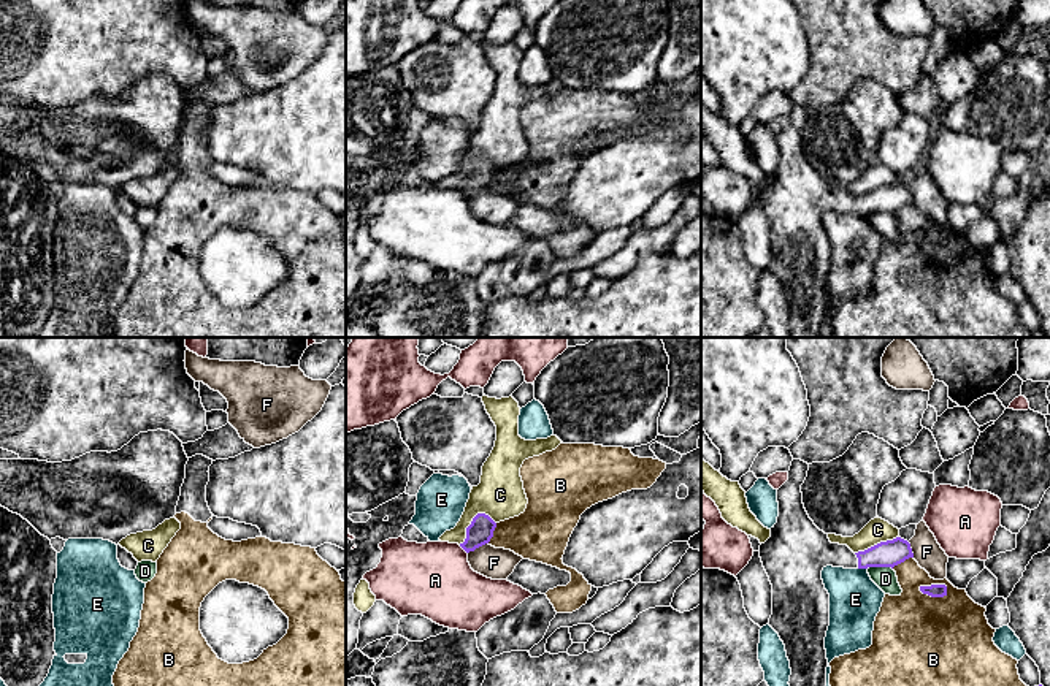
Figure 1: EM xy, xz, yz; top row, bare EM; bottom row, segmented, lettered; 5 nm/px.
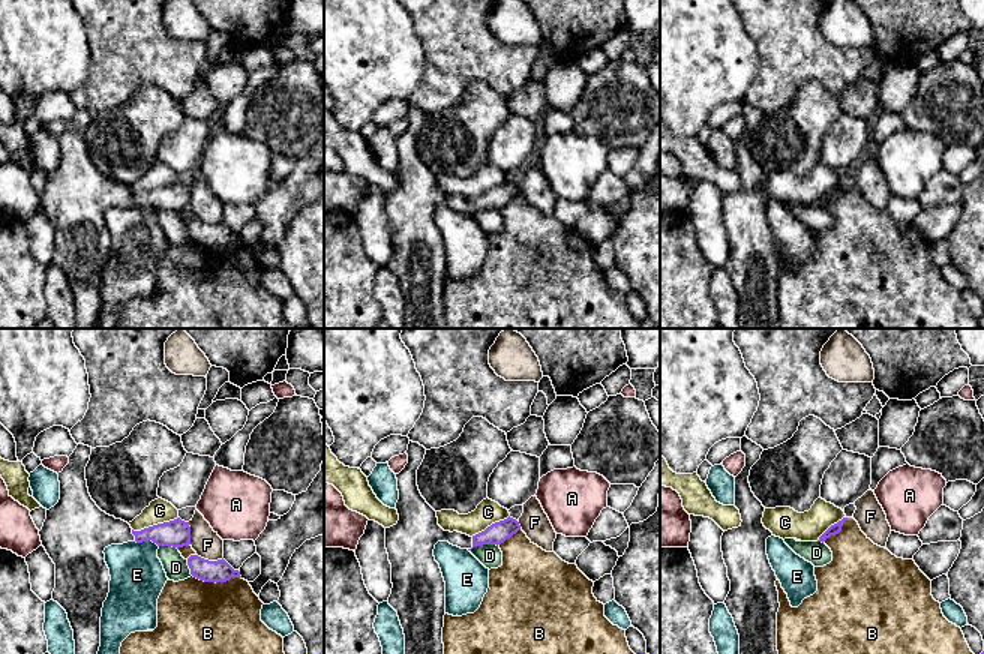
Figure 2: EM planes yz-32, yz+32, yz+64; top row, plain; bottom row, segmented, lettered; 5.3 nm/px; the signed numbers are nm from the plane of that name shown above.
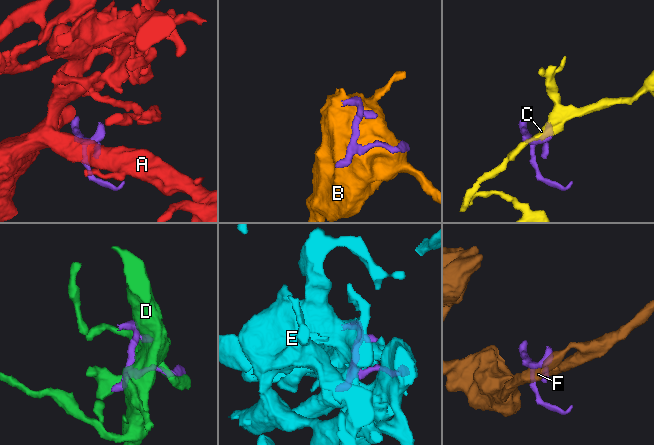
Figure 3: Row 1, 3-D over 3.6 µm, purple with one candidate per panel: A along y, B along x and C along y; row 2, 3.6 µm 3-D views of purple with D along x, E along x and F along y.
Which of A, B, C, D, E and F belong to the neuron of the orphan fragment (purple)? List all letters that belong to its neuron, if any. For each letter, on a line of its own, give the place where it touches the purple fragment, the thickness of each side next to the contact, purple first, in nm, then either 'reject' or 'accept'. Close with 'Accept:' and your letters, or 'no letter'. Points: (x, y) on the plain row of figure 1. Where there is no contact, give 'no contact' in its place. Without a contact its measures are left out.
A: xz (463, 194) | 130/380 nm | reject
B: yz (933, 241) | 60/500 nm | reject
C: xz (471, 167) | 130/240 nm | reject
D: yz (881, 211) | 140/110 nm | reject
E: yz (863, 213) | 140/260 nm | reject
F: xz (478, 192) | 130/160 nm | reject
Accept: no letter

